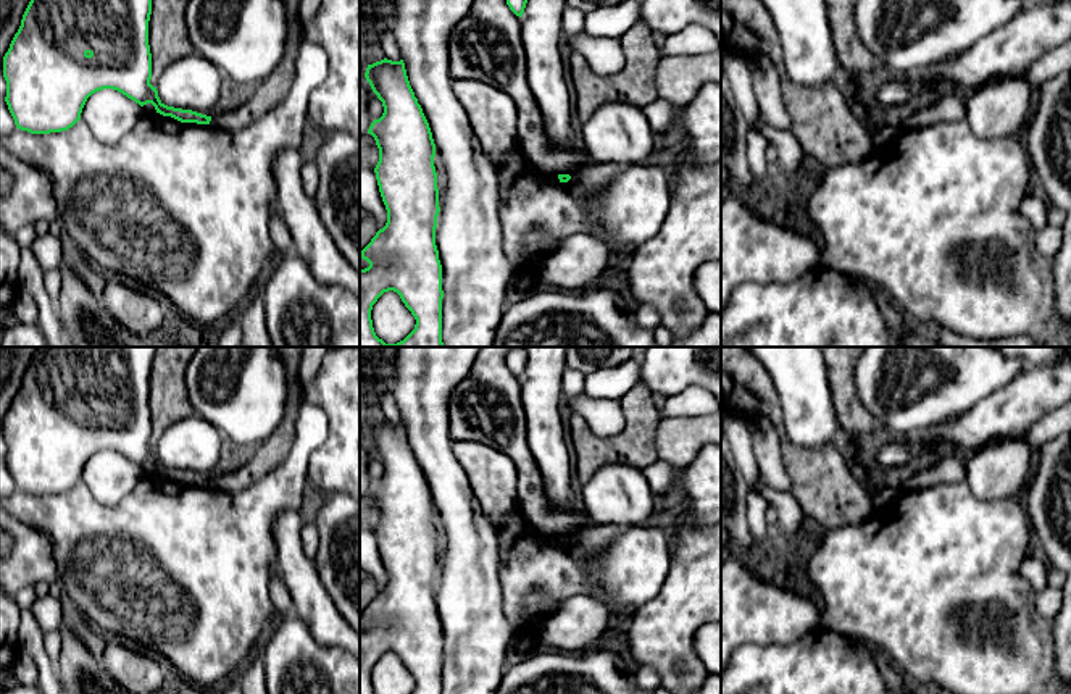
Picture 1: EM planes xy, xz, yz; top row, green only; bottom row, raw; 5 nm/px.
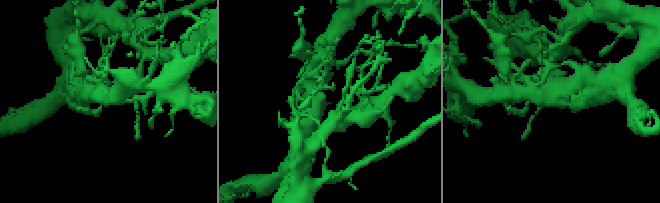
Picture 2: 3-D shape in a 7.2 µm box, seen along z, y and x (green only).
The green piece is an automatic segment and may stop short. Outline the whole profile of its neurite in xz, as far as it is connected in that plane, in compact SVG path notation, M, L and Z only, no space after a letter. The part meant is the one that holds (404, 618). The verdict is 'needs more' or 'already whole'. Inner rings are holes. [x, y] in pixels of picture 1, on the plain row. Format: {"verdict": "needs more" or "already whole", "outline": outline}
{"verdict": "already whole", "outline": "M384 420L368 426L365 439L384 468L382 478L371 484L368 495L379 510L374 534L387 571L387 584L360 613L369 625L360 631L360 694L374 694L373 667L389 652L397 654L415 678L416 686L411 694L442 694L442 626L435 607L440 568L432 494L410 447L403 421Z"}

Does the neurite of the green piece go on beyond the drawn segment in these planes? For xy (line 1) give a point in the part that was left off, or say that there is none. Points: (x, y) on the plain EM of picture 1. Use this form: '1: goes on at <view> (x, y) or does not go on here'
1: does not go on here

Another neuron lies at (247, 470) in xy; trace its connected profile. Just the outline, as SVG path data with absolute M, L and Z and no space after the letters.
M277 347L287 368L287 402L282 421L273 436L244 454L240 458L224 465L211 476L211 486L219 491L237 494L273 471L289 455L295 439L295 421L303 405L303 383L298 376L303 347Z

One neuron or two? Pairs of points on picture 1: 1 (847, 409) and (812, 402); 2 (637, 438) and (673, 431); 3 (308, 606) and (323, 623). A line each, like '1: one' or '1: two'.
1: two
2: two
3: one

